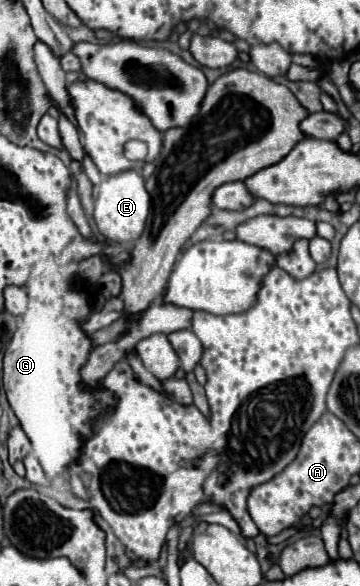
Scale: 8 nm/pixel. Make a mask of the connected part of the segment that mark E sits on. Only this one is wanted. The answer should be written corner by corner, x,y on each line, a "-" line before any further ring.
84,156
83,164
86,175
98,191
93,218
97,222
101,236
109,242
115,242
115,244
137,242
143,228
145,228
145,220
147,220
149,208
151,208
151,198
149,198
149,192
145,190
143,176
137,170
125,170
119,174
105,176
97,170
95,162
89,156

